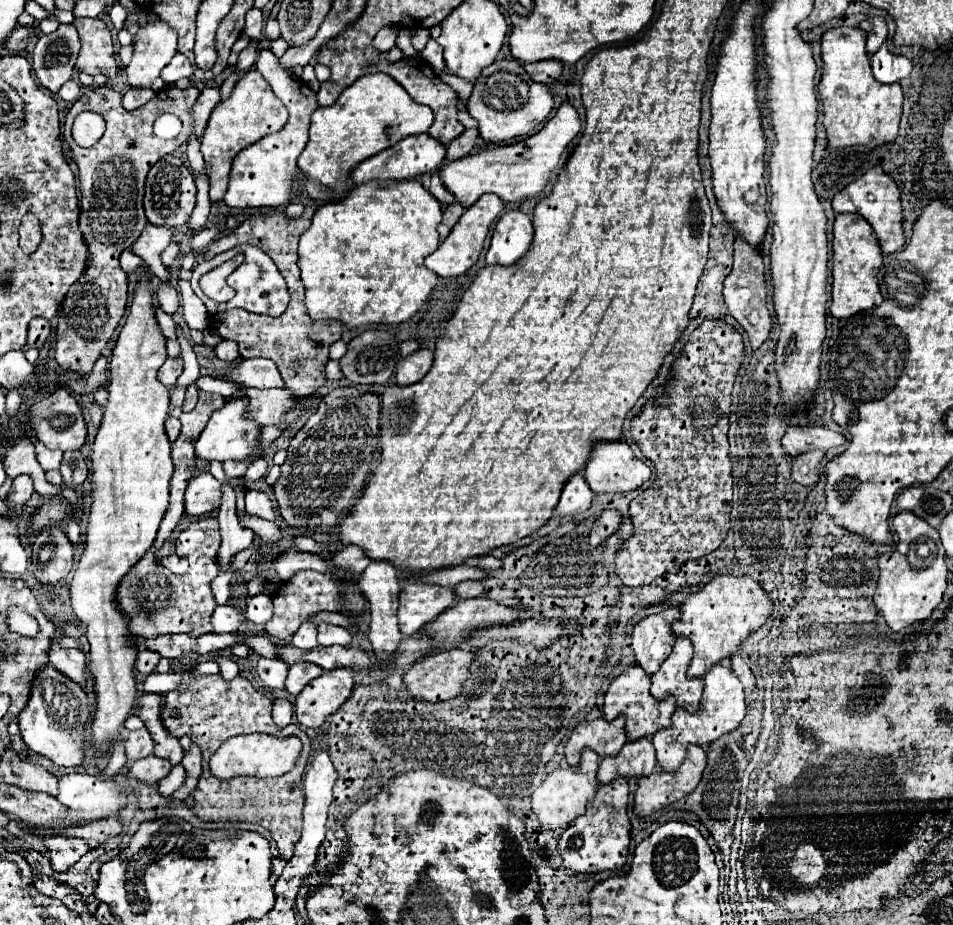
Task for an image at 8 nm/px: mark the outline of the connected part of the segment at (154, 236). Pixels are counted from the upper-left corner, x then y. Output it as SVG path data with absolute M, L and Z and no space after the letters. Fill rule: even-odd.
M146 223L144 231L140 233L140 237L136 239L136 243L132 245L132 251L150 267L150 271L162 281L162 283L170 283L170 273L168 269L162 265L160 253L172 243L172 231L160 225L150 225Z

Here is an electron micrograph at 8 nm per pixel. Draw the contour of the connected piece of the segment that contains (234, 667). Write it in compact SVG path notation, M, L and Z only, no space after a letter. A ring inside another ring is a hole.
M216 653L214 661L220 665L220 675L222 675L226 681L230 681L232 677L236 677L236 675L240 673L236 659L234 659L234 657L230 657L230 655L222 655L222 653Z

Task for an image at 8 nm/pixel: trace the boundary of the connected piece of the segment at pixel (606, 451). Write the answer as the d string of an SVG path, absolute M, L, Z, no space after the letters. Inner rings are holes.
M598 441L598 445L590 449L590 461L586 463L584 479L594 493L626 493L638 489L644 481L648 481L650 473L650 467L634 455L626 441Z

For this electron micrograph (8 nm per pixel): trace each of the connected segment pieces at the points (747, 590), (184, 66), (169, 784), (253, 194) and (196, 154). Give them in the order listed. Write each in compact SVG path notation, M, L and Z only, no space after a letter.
M716 575L696 593L688 593L686 601L680 607L682 617L672 623L672 631L676 635L686 635L694 645L694 657L688 667L688 677L702 677L714 663L730 657L746 639L746 635L766 621L770 611L772 601L768 593L750 575Z
M178 53L178 55L174 55L172 61L162 69L160 77L162 77L164 83L174 83L174 81L178 81L180 77L192 77L192 63L188 61L186 55Z
M174 765L170 769L170 773L158 783L158 789L160 789L160 793L164 797L168 797L168 795L172 795L184 783L184 779L186 779L186 769L182 765Z
M270 49L258 51L256 69L266 77L276 97L286 105L286 109L290 111L290 119L280 131L262 137L260 141L256 141L254 145L248 145L234 157L224 203L240 209L242 207L280 207L280 205L288 205L292 199L302 195L306 187L306 177L298 169L296 159L308 143L310 115L318 109L316 93L304 81L294 79L288 71L282 71L282 67L278 65L278 59Z
M192 135L190 139L188 139L188 151L186 151L186 155L188 155L188 161L190 161L190 167L194 169L194 171L200 171L200 169L204 169L204 159L202 159L202 153L200 153L200 139L196 137L196 135Z

